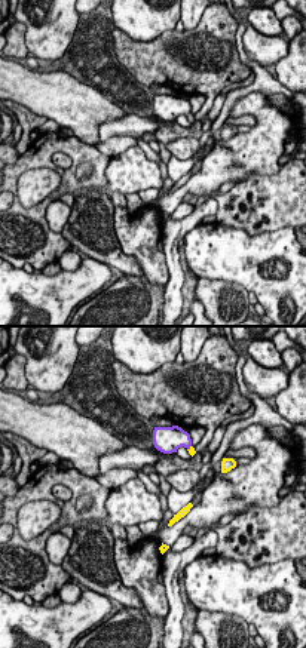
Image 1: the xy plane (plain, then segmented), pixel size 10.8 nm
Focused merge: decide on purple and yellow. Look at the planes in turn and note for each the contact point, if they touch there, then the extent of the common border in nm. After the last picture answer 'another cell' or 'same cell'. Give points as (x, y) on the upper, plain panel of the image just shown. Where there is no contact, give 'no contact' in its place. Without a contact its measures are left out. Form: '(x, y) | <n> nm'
(189, 116) | 70 nm

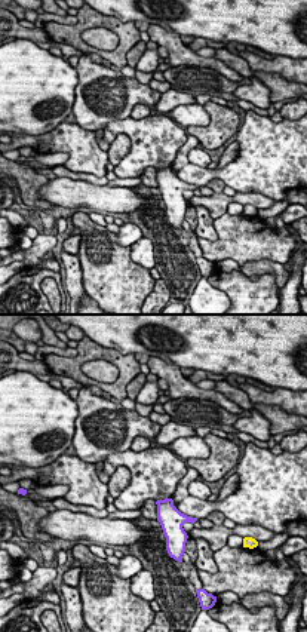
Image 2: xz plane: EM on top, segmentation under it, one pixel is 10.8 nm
no contact

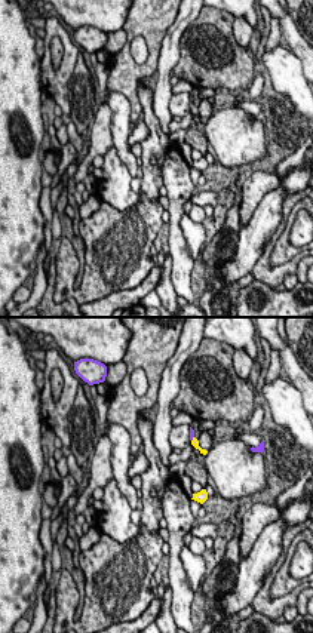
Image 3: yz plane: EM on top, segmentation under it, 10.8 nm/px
(192, 107) | 70 nm

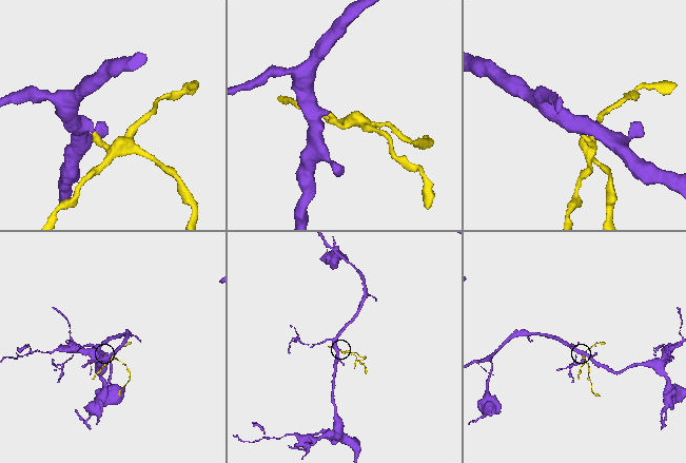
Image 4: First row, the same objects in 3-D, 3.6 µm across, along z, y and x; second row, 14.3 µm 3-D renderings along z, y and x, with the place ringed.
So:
same cell

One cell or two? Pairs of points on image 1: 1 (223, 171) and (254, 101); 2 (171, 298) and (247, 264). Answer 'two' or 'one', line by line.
1: one
2: two

